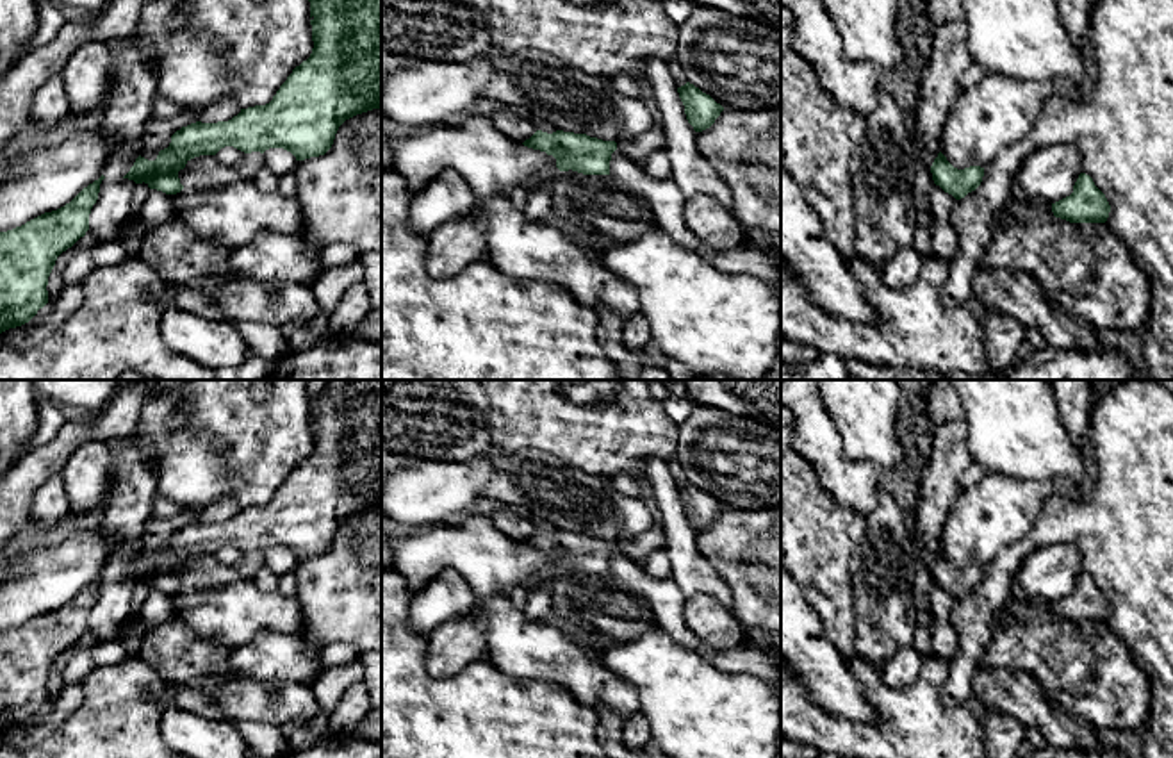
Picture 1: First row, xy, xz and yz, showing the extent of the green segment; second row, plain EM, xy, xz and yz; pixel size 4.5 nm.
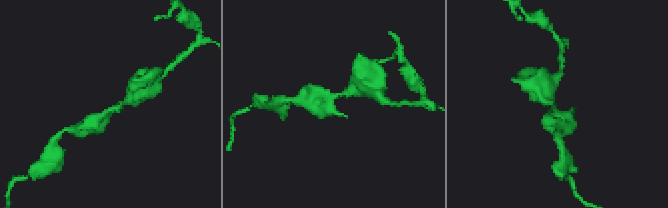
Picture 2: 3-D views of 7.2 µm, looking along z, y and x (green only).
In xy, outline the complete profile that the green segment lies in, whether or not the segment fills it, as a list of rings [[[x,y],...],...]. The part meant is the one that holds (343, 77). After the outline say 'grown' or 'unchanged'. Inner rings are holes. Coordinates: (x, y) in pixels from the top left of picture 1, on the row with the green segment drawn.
[[[308,0],[314,48],[307,61],[292,70],[273,100],[241,109],[237,116],[217,123],[191,123],[171,136],[155,161],[137,157],[123,177],[166,194],[184,189],[178,171],[200,155],[216,155],[225,146],[244,153],[283,148],[296,161],[324,155],[339,127],[362,112],[381,109],[381,0]]]; unchanged

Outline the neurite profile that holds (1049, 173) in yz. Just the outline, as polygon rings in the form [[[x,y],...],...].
[[[1050,144],[1030,152],[1014,173],[1014,187],[1027,198],[1050,205],[1070,196],[1082,173],[1080,152],[1070,144]]]

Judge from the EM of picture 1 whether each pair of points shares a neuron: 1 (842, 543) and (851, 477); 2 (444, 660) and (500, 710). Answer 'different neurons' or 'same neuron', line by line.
1: different neurons
2: different neurons

